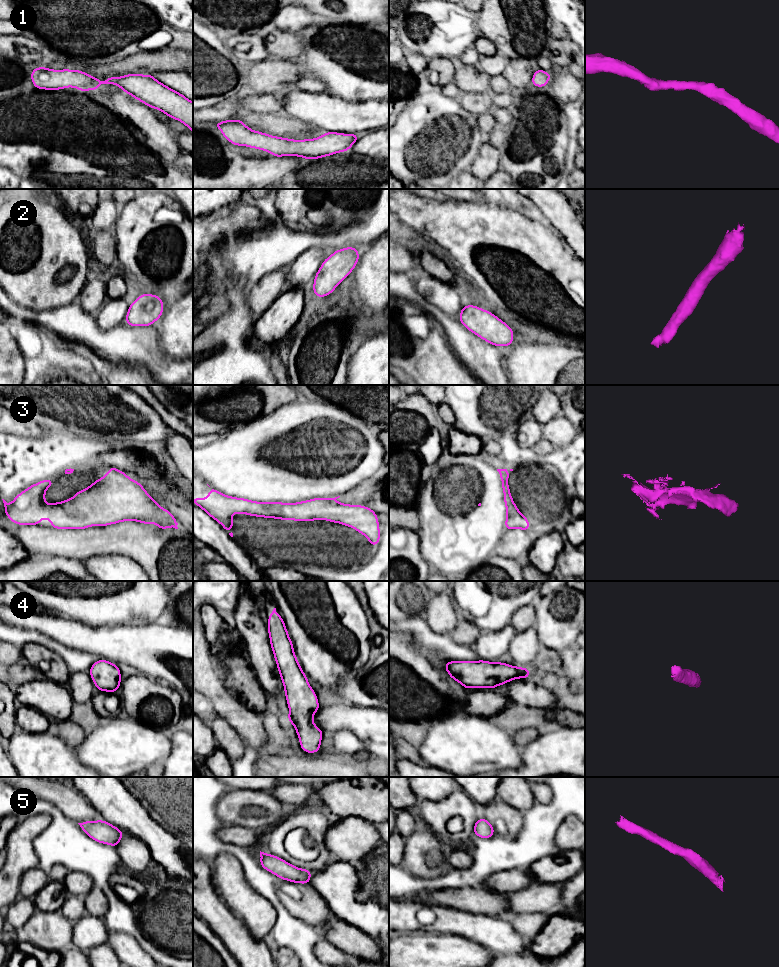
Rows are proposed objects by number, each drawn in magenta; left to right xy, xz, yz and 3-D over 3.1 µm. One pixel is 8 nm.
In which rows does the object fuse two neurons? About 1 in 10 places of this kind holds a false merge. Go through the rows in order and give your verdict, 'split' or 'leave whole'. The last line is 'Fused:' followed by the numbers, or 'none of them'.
1: leave whole
2: leave whole
3: leave whole
4: leave whole
5: leave whole
Fused: none of them

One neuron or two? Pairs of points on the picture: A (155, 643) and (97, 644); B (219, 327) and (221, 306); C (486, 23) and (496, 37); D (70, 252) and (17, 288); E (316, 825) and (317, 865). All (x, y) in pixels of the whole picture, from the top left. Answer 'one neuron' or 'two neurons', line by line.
A: one neuron
B: two neurons
C: one neuron
D: one neuron
E: one neuron

